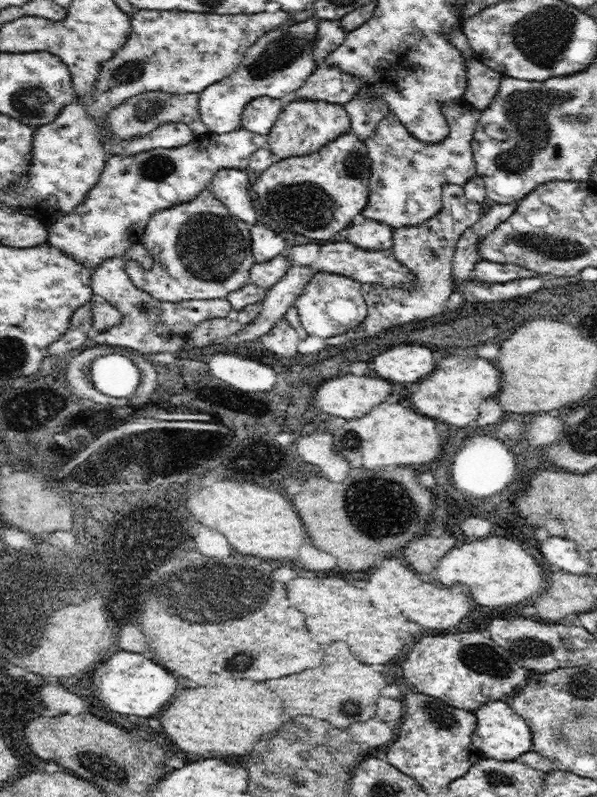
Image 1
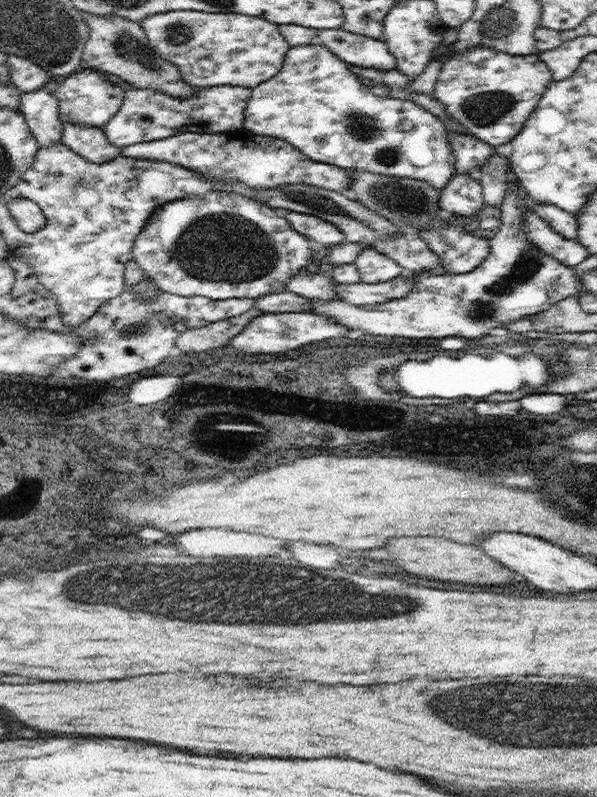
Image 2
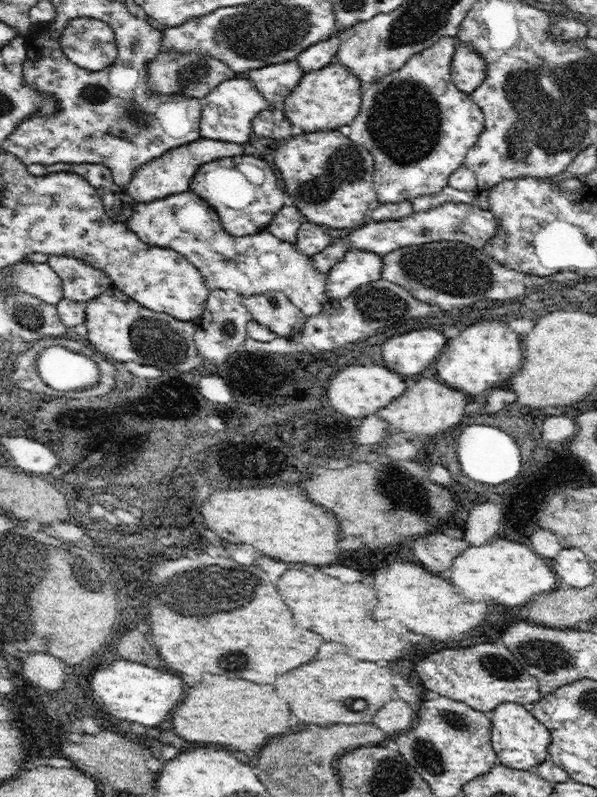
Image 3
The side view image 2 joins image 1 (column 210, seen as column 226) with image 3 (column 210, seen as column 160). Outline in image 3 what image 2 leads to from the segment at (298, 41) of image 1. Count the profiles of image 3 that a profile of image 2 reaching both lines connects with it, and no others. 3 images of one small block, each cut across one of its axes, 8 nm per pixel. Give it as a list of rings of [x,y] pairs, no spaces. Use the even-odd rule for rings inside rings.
[[[244,75],[218,83],[216,88],[200,99],[200,102],[202,106],[199,120],[201,136],[238,144],[248,141],[252,132],[253,118],[263,110],[267,110],[269,106],[262,93],[254,87],[254,83]]]

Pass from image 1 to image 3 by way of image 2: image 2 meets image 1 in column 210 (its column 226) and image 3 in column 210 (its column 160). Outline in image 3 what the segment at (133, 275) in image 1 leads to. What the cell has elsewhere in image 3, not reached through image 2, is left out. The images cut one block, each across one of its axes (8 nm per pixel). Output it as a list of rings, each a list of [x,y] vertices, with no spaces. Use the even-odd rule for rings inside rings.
[[[188,190],[186,192],[168,195],[160,200],[137,202],[130,218],[126,220],[130,230],[134,231],[142,242],[159,248],[170,248],[185,256],[200,271],[209,290],[228,290],[235,294],[252,296],[268,291],[283,292],[307,317],[317,315],[322,307],[330,305],[326,294],[327,274],[318,272],[313,258],[302,254],[291,242],[280,240],[270,231],[263,230],[257,235],[232,236],[222,228],[222,223],[216,212],[202,197]]]

